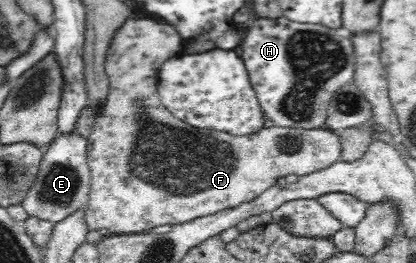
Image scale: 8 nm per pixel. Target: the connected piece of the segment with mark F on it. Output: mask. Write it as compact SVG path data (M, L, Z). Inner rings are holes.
M133 16L128 18L113 37L111 46L106 54L104 68L110 82L110 91L105 103L102 105L100 114L94 123L91 133L88 137L87 145L87 163L90 169L90 192L89 203L83 211L83 218L87 224L87 231L97 231L99 229L108 229L111 235L114 234L141 234L147 233L159 225L177 225L187 223L196 217L203 217L206 214L214 214L218 211L233 209L240 206L242 203L250 202L257 199L264 191L267 191L271 186L275 186L280 178L286 175L306 176L316 171L321 171L329 167L335 162L341 161L343 155L343 144L341 138L338 137L335 130L325 128L317 129L299 129L288 127L267 127L261 128L259 131L249 136L231 135L225 132L216 132L210 129L201 130L196 127L191 127L188 123L181 119L177 119L165 106L162 105L161 97L158 95L158 72L161 64L167 61L169 57L177 55L177 51L183 47L181 39L177 39L177 31L173 31L173 27L169 27L167 23L159 23L153 19L133 19Z

